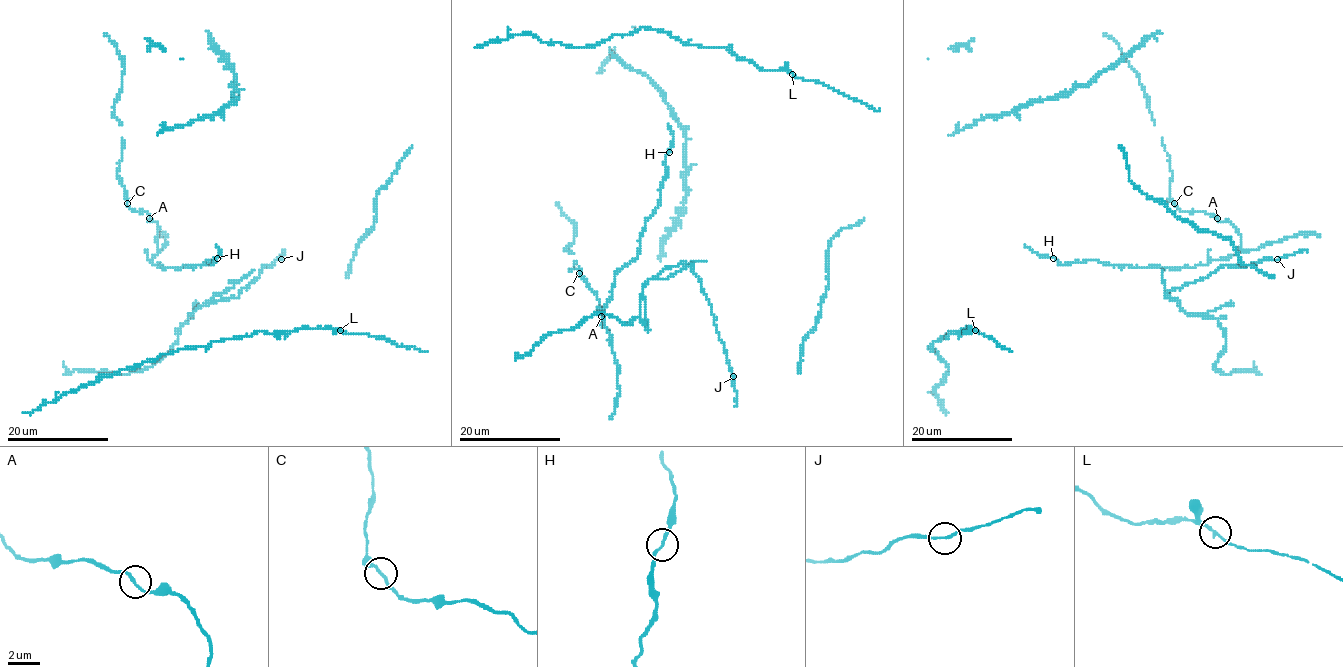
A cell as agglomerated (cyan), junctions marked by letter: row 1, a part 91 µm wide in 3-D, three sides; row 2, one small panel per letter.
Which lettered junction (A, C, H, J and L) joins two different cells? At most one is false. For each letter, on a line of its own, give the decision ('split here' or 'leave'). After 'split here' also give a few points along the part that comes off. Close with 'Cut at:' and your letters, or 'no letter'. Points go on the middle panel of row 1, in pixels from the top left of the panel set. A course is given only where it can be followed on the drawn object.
A: leave
C: leave
H: leave
J: leave
L: leave
Cut at: no letter

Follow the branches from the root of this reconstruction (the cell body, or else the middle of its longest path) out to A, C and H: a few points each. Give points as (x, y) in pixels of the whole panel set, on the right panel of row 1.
A: (1236, 230), (1230, 222), (1217, 218)
C: (1236, 230), (1230, 222), (1219, 221), (1203, 212), (1180, 211), (1174, 203)
H: (1236, 230), (1242, 239), (1236, 253), (1196, 267), (1119, 267), (1093, 259), (1060, 264), (1053, 258)

